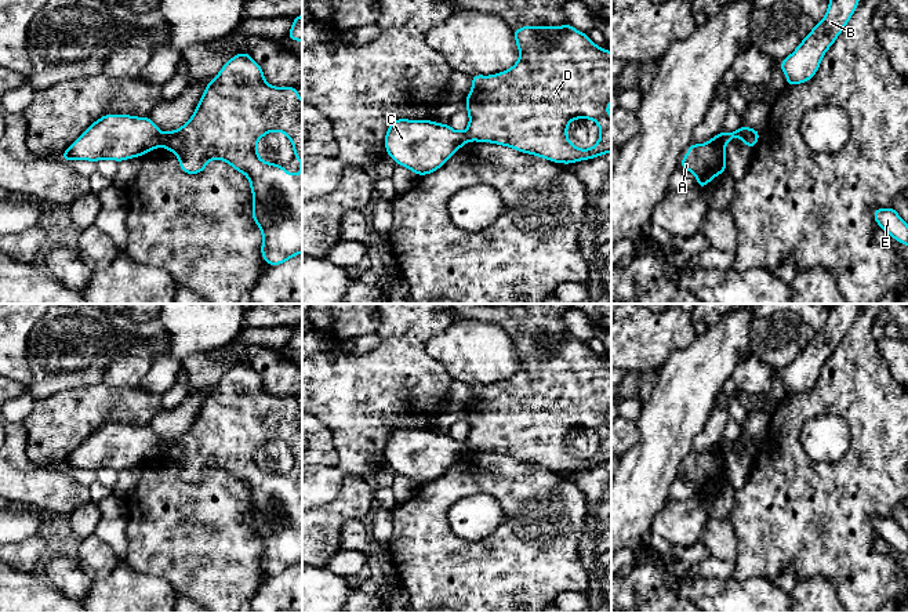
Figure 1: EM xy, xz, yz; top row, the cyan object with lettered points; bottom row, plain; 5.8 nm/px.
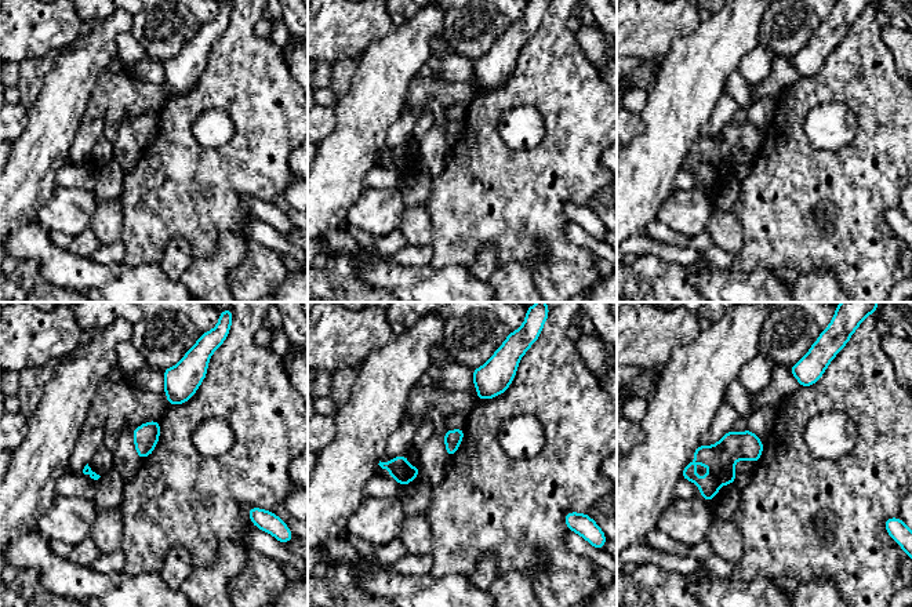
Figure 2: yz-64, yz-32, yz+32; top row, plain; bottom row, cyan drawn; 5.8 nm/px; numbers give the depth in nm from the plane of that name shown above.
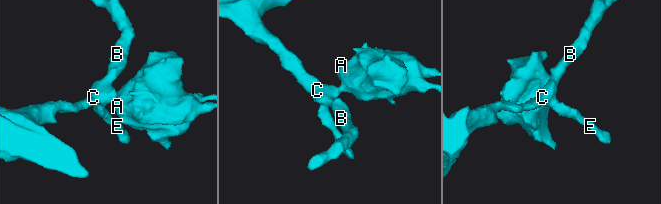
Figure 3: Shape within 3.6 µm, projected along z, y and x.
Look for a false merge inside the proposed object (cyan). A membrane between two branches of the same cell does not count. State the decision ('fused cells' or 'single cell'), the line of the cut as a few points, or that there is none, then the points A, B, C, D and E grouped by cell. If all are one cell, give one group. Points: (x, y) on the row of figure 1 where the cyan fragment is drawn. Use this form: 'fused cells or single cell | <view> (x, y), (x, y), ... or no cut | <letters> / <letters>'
fused cells | xy (162, 133), (159, 144) | A D / B C E

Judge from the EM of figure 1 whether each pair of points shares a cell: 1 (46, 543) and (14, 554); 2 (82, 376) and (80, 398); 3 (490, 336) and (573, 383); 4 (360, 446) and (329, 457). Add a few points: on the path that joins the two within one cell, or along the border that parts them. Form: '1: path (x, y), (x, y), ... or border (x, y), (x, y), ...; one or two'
1: path (37, 547), (29, 554), (22, 554); one
2: border (101, 381), (93, 385), (61, 390), (50, 396); two
3: border (514, 340), (519, 367), (508, 378), (502, 380); two
4: border (324, 425), (331, 435), (338, 465); two

